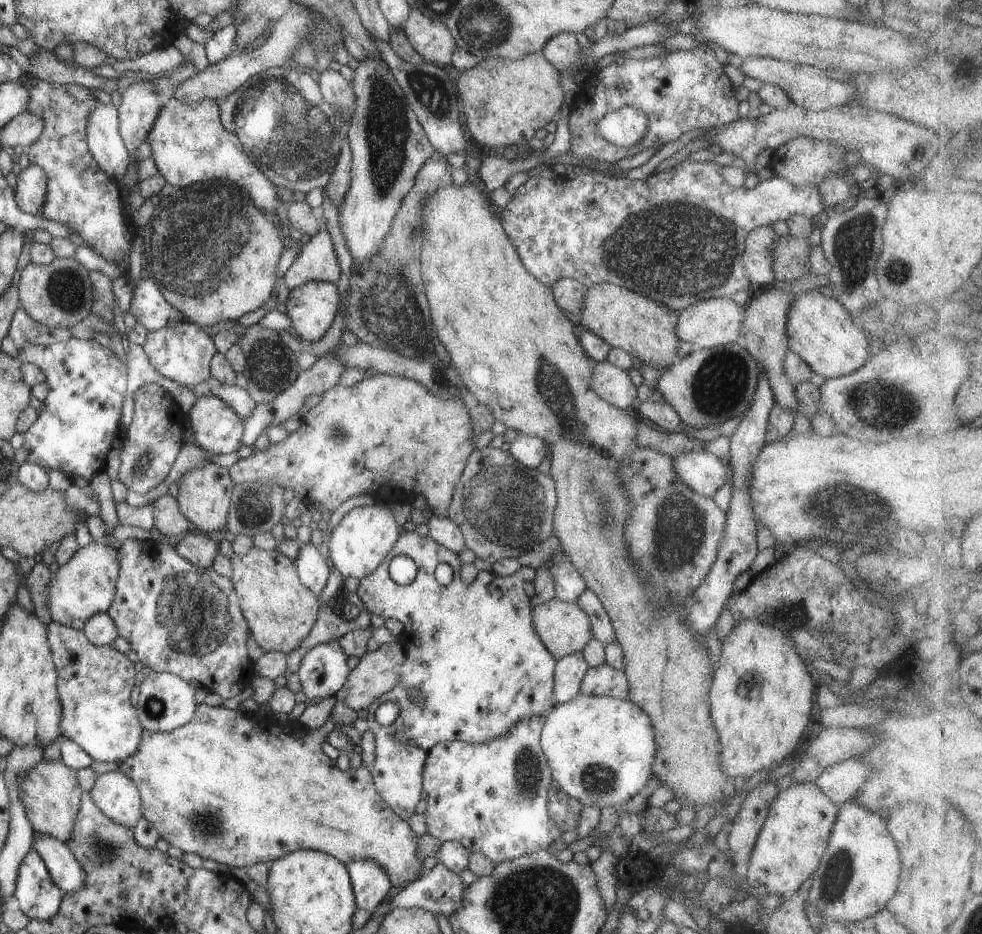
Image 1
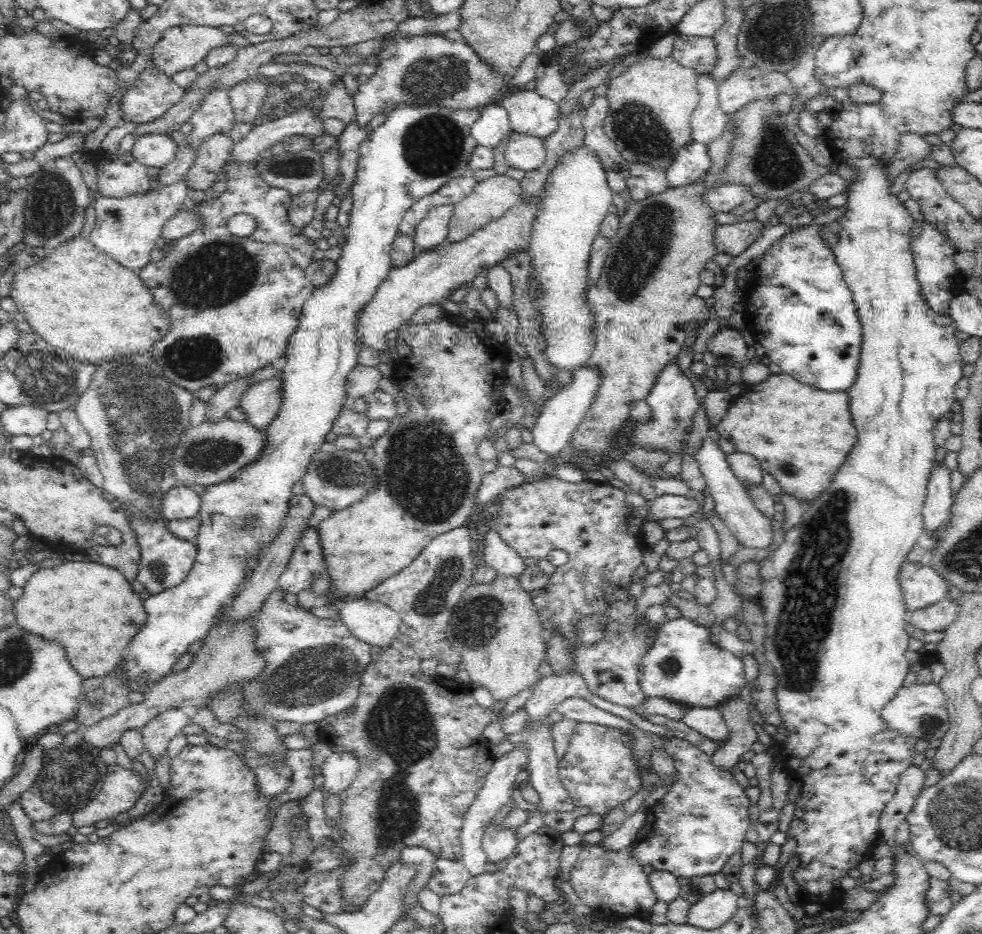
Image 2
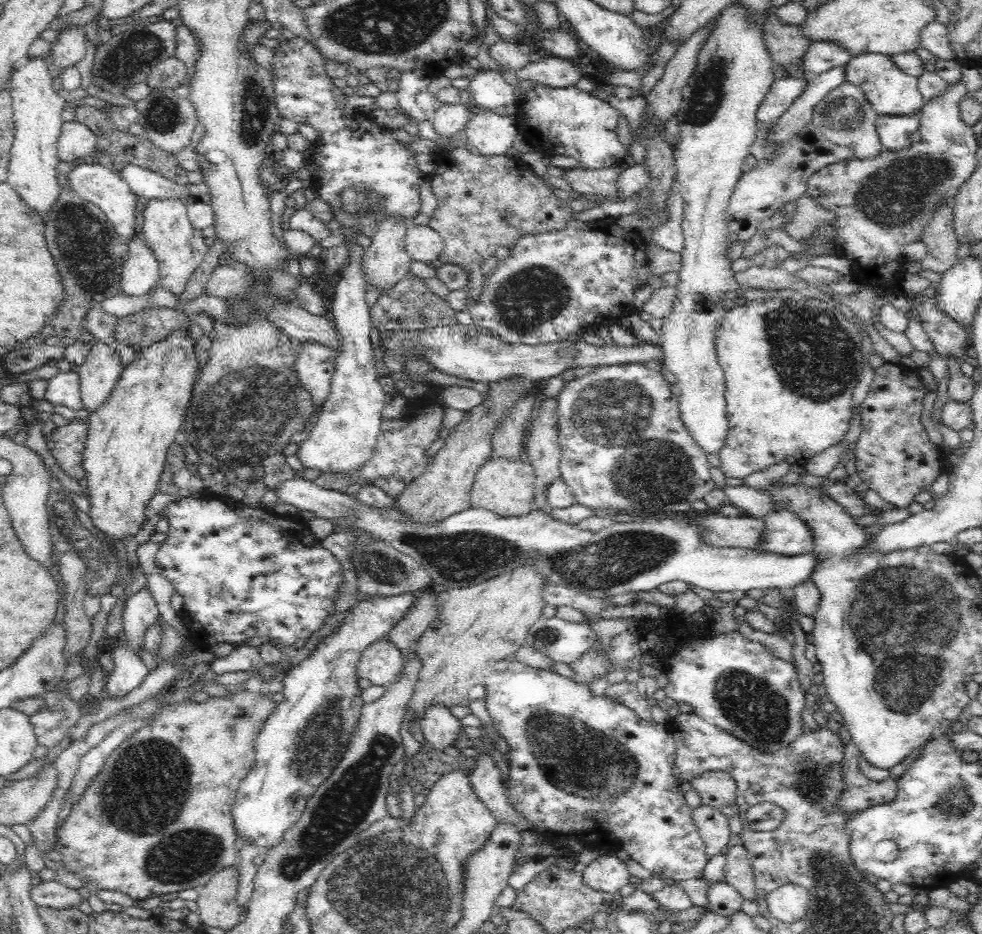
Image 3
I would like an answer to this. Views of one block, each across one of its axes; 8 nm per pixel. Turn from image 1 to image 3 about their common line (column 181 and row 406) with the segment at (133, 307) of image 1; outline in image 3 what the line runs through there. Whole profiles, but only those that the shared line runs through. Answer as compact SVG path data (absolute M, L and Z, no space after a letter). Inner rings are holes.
M321 343L301 344L301 352L296 358L298 379L312 394L312 401L320 410L323 400L330 392L331 378L335 371L338 352Z

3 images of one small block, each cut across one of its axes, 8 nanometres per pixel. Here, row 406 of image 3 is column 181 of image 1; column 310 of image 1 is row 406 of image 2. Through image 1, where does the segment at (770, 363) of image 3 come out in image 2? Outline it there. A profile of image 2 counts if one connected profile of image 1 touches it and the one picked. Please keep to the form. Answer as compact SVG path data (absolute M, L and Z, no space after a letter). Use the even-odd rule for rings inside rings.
M784 373L772 374L764 382L750 385L748 386L748 389L749 391L746 396L732 399L732 404L726 411L726 414L722 417L722 420L713 427L717 430L717 433L722 439L727 439L732 442L732 444L736 446L736 450L755 456L761 464L763 473L772 475L778 484L780 484L780 487L783 488L783 493L793 496L798 500L798 502L812 502L813 500L816 500L824 490L831 486L834 474L838 472L838 468L840 468L840 466L842 466L842 462L846 460L848 452L852 450L852 444L856 444L857 441L857 430L853 425L853 418L850 412L849 394L847 391L824 392L816 387L802 384L800 381L794 379L794 377L788 376Z

